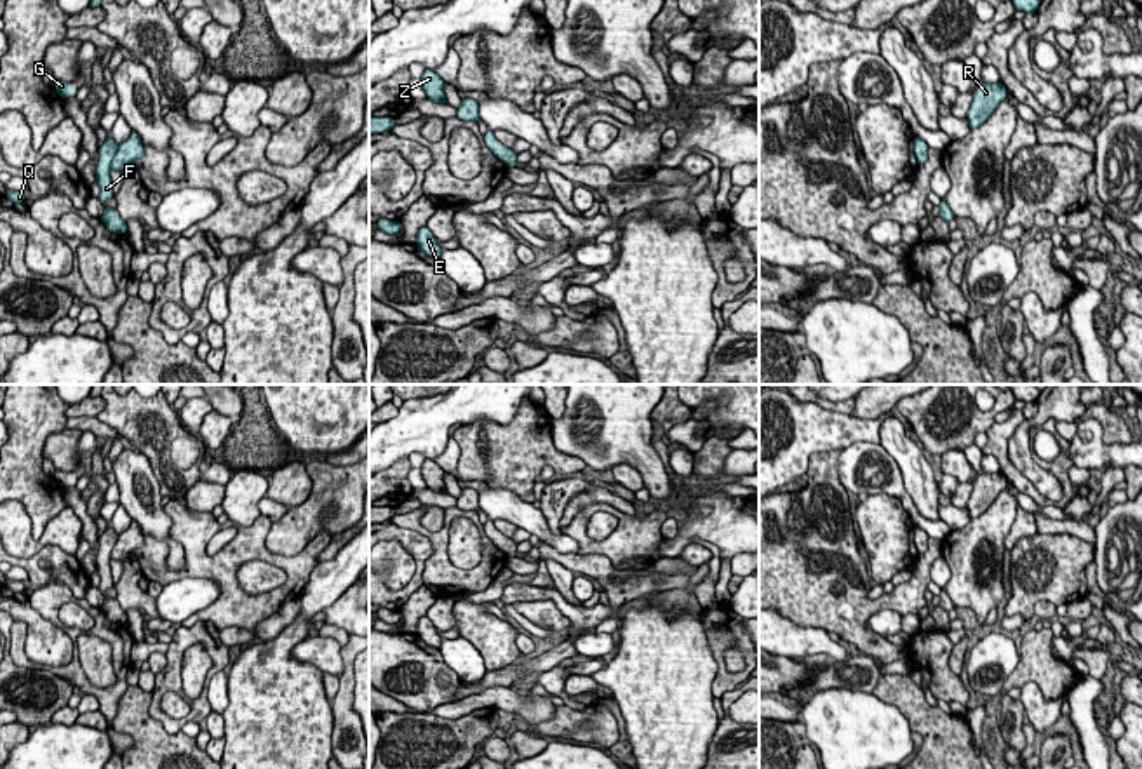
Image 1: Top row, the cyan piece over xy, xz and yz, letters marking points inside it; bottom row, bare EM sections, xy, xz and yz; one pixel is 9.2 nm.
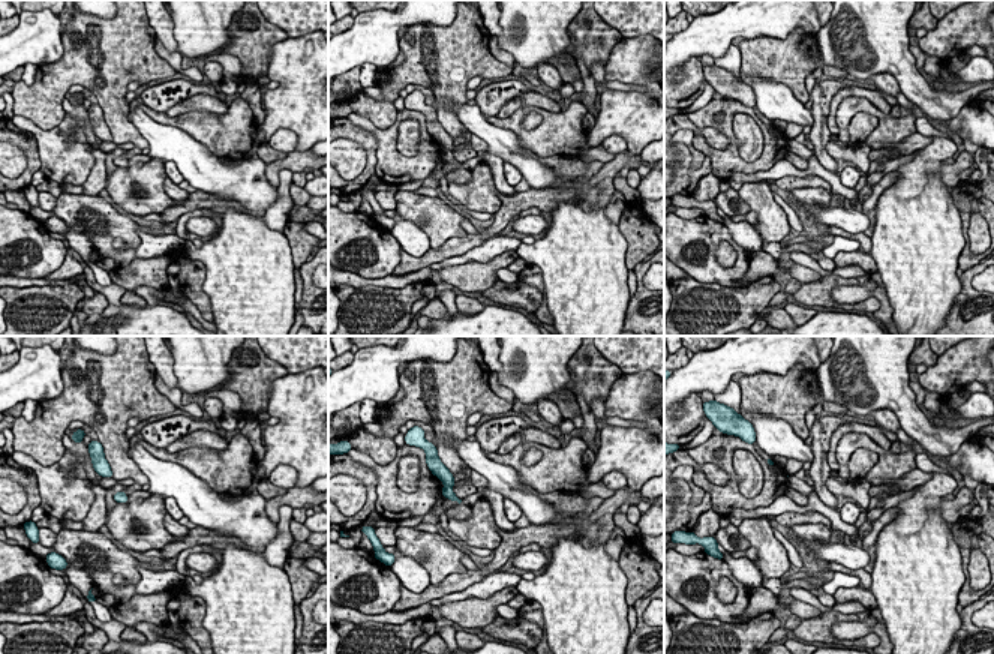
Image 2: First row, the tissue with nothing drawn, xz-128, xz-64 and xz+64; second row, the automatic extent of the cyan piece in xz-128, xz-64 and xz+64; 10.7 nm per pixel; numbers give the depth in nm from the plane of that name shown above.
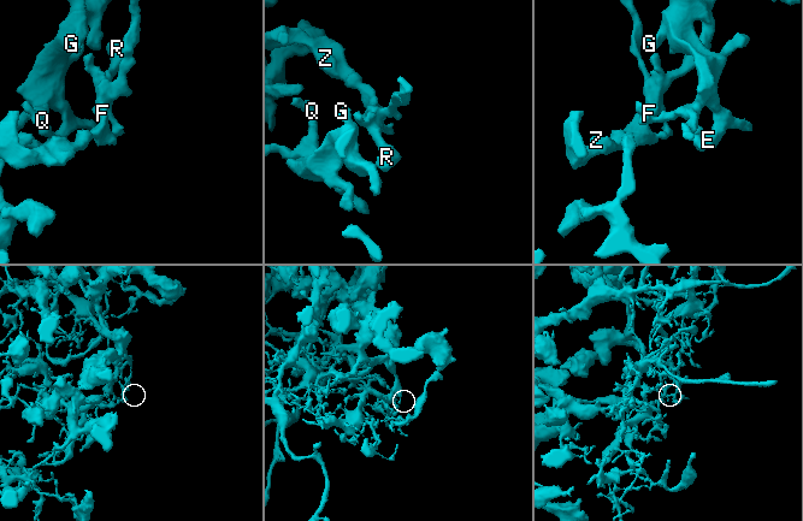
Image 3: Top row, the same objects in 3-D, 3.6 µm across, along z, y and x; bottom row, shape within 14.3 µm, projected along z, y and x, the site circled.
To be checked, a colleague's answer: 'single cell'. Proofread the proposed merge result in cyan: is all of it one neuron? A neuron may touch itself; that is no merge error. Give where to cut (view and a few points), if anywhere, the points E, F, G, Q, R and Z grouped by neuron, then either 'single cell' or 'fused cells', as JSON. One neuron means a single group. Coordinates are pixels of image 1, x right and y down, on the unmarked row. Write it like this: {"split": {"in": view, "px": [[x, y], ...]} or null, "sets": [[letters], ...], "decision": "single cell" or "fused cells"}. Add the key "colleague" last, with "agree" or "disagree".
{"split": null, "sets": [["E", "F", "G", "Q", "R", "Z"]], "decision": "single cell", "colleague": "agree"}

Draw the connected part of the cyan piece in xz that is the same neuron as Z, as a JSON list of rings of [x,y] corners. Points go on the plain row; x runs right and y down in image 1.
[[[425,459],[420,471],[430,491],[447,494],[444,484],[446,471],[433,459]]]

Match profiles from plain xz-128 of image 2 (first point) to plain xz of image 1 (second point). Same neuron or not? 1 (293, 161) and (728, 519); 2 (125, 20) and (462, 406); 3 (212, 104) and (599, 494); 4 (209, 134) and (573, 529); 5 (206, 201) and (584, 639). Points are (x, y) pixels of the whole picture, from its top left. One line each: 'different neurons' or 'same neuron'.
1: different neurons
2: different neurons
3: same neuron
4: same neuron
5: different neurons

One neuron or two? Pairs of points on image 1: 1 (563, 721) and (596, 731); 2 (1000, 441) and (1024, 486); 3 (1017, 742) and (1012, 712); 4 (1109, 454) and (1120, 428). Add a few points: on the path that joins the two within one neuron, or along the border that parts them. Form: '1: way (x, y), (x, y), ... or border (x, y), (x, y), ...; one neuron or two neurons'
1: way (571, 724), (587, 726); one neuron
2: way (1000, 451), (1014, 475); one neuron
3: way (1014, 735), (1012, 719); one neuron
4: border (1078, 423), (1094, 418), (1106, 444), (1123, 444); two neurons

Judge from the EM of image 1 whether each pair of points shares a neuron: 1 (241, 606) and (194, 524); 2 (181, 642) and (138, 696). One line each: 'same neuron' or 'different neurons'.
1: same neuron
2: different neurons

